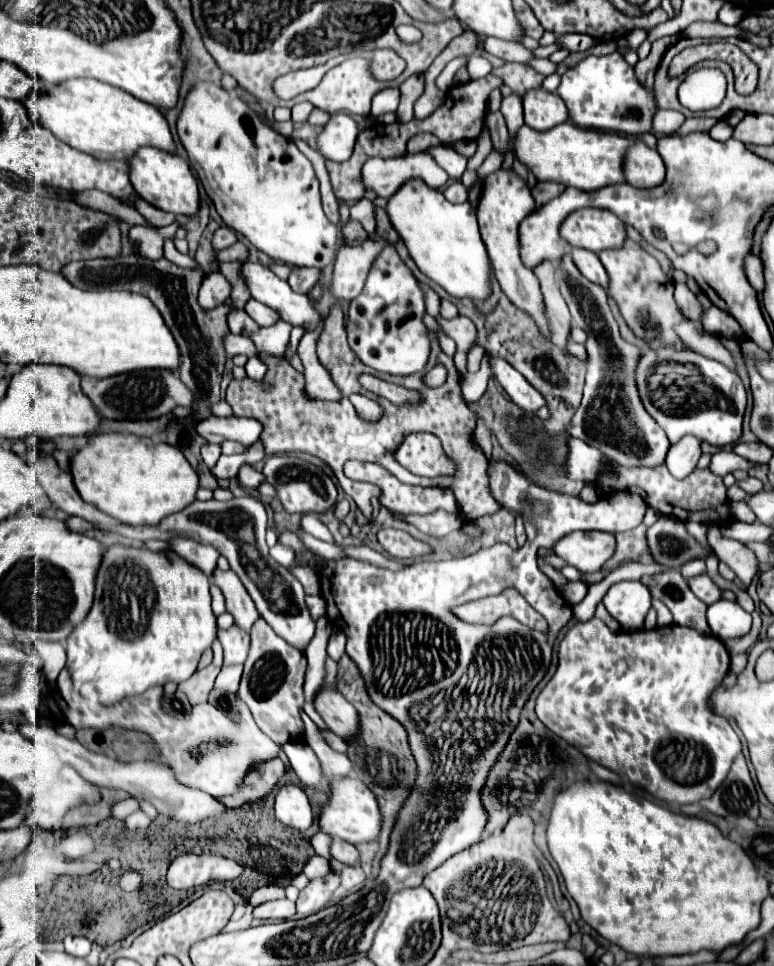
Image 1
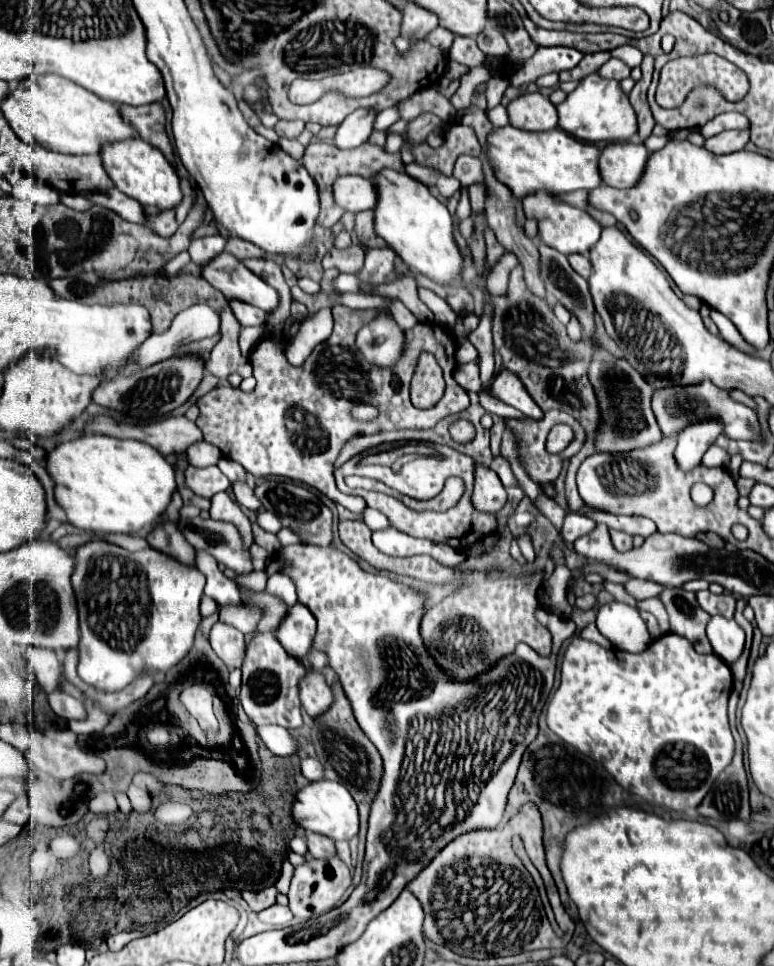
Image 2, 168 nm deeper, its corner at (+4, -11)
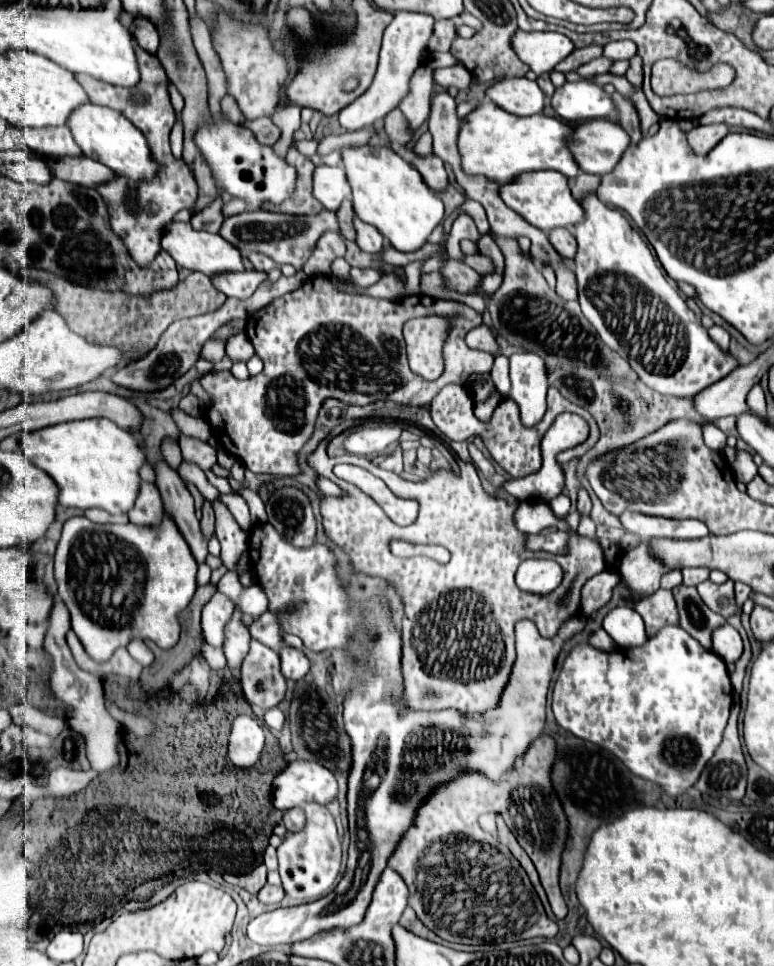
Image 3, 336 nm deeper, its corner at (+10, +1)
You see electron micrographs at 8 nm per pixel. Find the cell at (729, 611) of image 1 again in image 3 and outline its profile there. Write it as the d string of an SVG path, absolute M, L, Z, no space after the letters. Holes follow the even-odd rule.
M728 623L718 627L712 635L714 639L714 653L718 657L722 657L726 663L734 663L740 655L742 655L742 639L738 635L738 631L734 627L730 627Z

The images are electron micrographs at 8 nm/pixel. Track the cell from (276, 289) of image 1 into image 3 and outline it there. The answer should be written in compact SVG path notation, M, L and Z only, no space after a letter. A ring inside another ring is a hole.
M182 221L166 223L166 231L160 239L160 245L168 255L172 255L172 259L180 267L190 269L190 271L200 271L208 277L214 273L220 273L220 271L244 271L240 251L234 245L230 245L220 235L214 235L208 231L196 231L196 229L192 229L190 223L182 223Z

